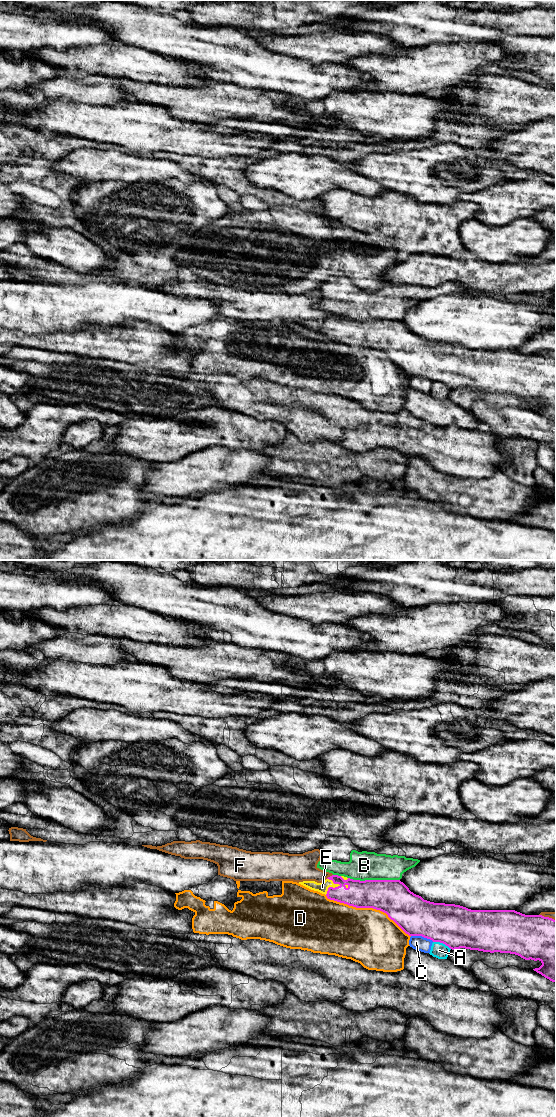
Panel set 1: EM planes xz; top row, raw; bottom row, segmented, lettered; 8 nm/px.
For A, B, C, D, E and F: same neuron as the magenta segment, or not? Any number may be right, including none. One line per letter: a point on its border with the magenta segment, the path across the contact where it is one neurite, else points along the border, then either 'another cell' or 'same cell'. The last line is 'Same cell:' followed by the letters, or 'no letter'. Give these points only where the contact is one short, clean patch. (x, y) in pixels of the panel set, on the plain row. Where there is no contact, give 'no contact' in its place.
A: contact xz (442, 382); border xz (433, 381), (444, 383), (450, 389); another cell
B: contact xz (374, 320); another cell
C: contact xz (422, 376); border xz (411, 375), (421, 375), (433, 381); another cell
D: contact xz (368, 347); another cell
E: contact xz (331, 327); same cell
F: contact xz (330, 316); another cell
Same cell: E

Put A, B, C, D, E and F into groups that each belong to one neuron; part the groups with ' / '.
A / B / C / D / E / F

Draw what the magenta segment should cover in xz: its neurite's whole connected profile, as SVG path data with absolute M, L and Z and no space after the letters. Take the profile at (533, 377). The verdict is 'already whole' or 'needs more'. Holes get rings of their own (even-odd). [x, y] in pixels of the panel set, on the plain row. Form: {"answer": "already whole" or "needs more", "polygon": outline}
{"answer": "needs more", "polygon": "M332 315L322 323L303 321L299 324L322 334L328 339L356 348L373 348L388 355L409 376L422 376L433 382L440 382L450 389L470 389L483 392L510 393L525 400L539 400L542 405L533 409L545 418L556 423L556 360L542 355L525 355L515 350L471 350L466 347L434 343L414 334L400 320L353 320L344 316Z"}

